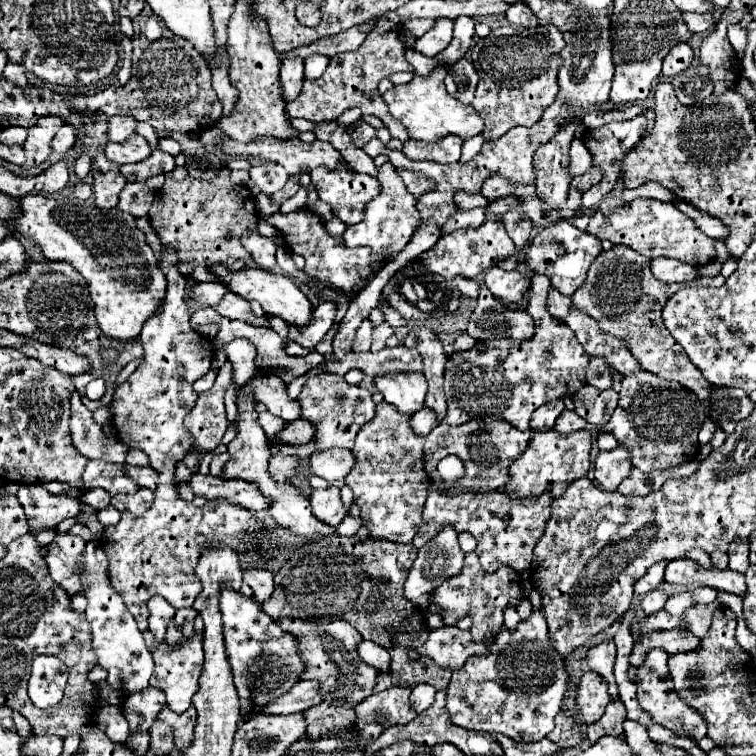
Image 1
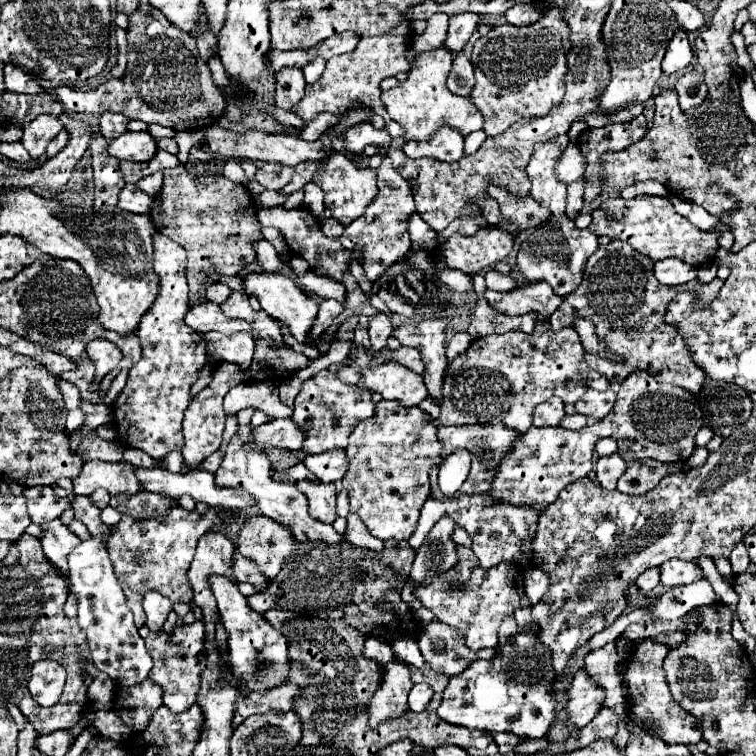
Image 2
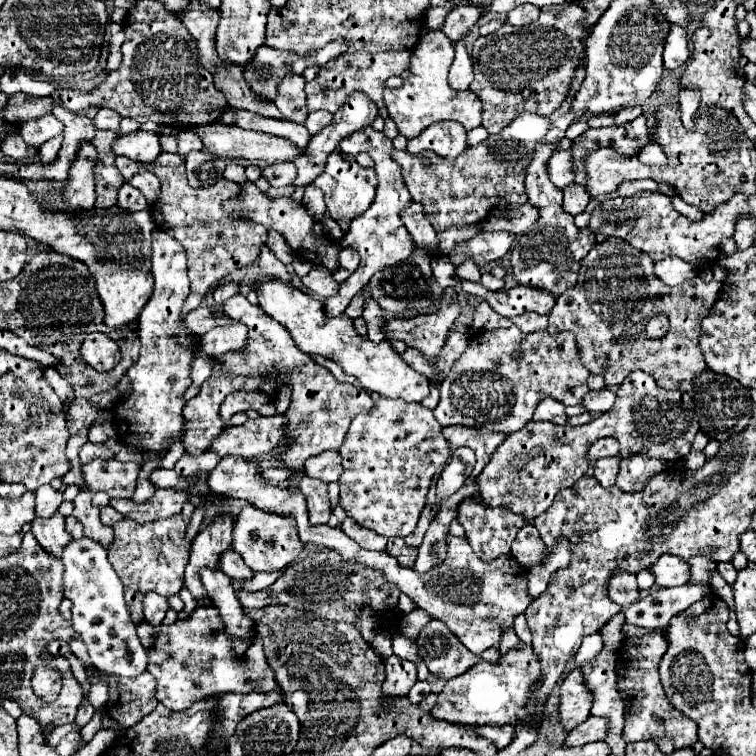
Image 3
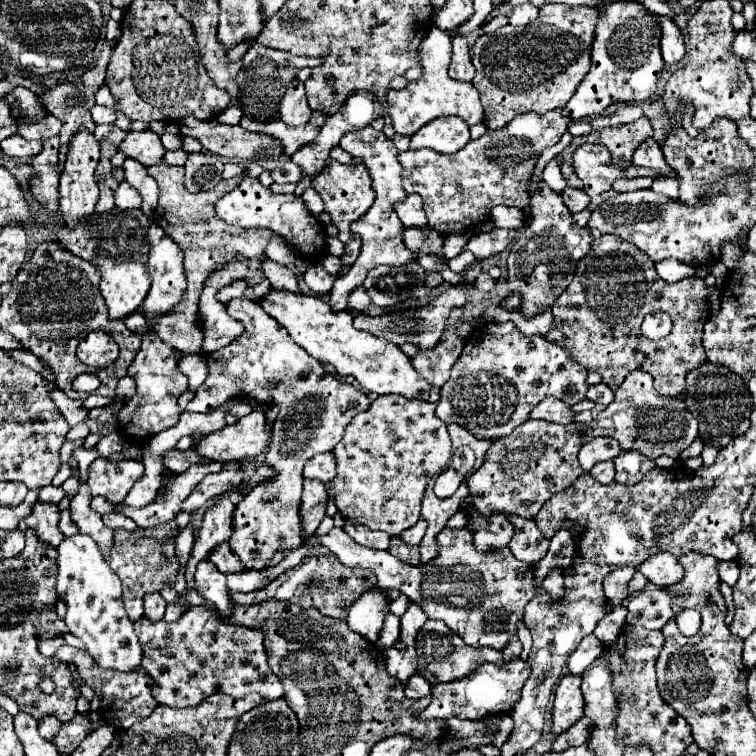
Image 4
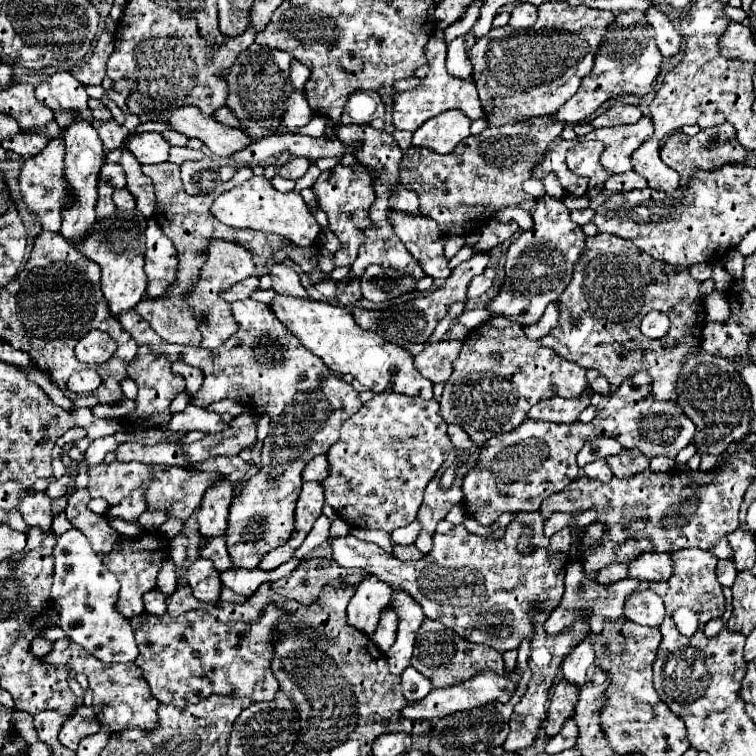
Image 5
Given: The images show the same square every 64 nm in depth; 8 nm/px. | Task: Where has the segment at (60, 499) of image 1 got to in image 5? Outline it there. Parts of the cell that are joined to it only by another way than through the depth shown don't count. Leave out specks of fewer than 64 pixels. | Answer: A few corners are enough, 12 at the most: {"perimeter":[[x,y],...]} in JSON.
{"perimeter":[[68,474],[60,480],[52,480],[44,494],[52,500],[62,498],[66,494],[66,484],[70,480]]}

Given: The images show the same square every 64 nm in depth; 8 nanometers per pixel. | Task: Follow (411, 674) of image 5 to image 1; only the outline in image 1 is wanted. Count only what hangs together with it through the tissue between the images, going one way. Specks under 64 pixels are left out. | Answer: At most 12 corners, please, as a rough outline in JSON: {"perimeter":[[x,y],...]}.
{"perimeter":[[418,684],[410,706],[420,714],[434,702],[434,686]]}

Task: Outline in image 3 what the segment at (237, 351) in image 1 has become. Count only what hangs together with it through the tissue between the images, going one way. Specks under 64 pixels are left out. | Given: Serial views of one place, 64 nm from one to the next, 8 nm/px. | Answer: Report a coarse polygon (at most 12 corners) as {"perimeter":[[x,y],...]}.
{"perimeter":[[244,324],[218,326],[200,336],[206,356],[242,352]]}

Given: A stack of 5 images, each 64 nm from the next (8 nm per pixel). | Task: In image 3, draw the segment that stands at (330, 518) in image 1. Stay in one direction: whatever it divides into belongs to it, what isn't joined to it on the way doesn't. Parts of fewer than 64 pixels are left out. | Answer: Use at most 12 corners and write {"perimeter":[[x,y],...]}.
{"perimeter":[[304,476],[298,486],[308,500],[310,522],[332,516],[328,484]]}

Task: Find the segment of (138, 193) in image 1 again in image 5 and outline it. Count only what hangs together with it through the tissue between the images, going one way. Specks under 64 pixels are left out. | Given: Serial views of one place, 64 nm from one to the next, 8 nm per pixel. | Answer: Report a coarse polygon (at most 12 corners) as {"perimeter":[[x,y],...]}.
{"perimeter":[[128,188],[114,192],[118,210],[134,210],[136,198]]}

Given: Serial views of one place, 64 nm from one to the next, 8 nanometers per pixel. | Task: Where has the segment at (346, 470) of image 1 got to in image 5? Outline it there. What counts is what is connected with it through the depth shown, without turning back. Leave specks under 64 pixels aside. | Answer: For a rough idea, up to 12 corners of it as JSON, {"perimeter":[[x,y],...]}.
{"perimeter":[[322,454],[308,462],[304,480],[322,482],[330,474],[328,458]]}

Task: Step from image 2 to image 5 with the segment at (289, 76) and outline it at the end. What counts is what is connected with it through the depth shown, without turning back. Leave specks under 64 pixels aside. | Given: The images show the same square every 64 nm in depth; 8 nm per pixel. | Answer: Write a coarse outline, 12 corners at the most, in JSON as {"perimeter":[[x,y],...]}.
{"perimeter":[[302,90],[290,94],[284,110],[284,126],[296,130],[312,120]]}

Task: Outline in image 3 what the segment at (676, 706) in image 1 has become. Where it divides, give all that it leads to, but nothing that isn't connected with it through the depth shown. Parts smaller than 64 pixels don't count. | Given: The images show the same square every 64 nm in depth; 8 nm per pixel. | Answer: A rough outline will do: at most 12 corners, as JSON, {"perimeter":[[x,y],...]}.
{"perimeter":[[662,634],[624,640],[618,688],[624,740],[664,754],[692,746],[698,724],[664,694]]}

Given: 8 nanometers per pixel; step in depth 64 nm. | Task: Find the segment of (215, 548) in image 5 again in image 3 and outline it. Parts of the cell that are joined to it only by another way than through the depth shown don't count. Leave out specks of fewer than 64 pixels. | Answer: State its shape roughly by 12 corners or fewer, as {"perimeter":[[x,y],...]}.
{"perimeter":[[228,550],[220,558],[220,570],[230,578],[254,578],[240,554]]}

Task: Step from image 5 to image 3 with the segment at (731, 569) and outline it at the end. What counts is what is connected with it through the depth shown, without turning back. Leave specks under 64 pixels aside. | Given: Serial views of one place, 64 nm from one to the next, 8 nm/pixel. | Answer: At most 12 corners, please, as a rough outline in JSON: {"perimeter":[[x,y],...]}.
{"perimeter":[[718,562],[716,570],[732,586],[736,568],[732,562]]}

